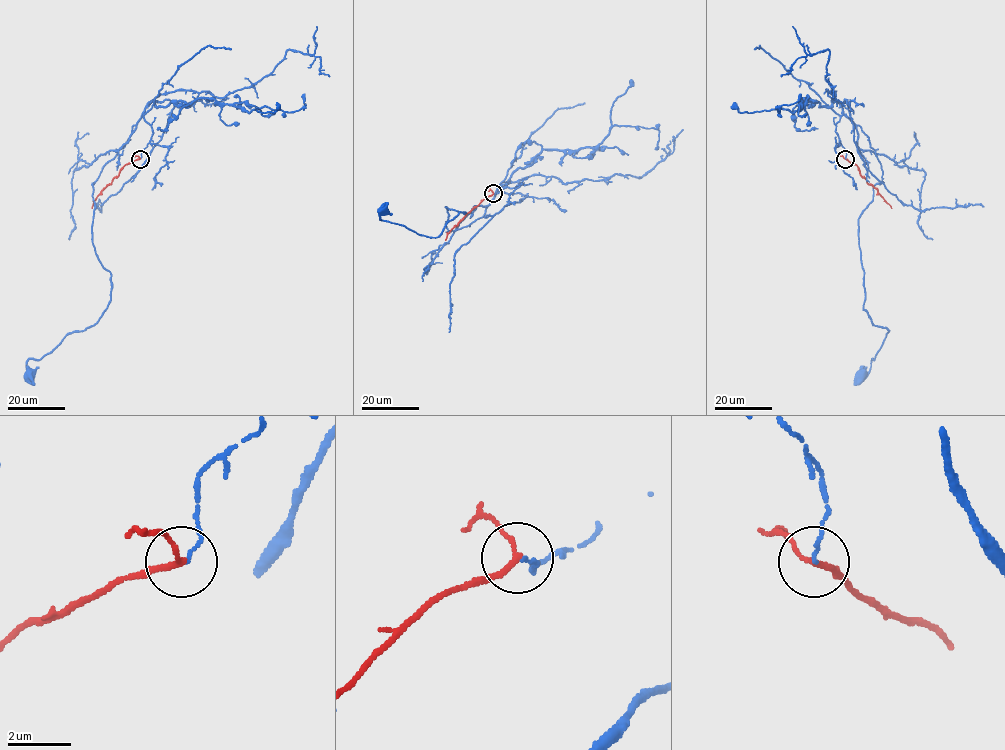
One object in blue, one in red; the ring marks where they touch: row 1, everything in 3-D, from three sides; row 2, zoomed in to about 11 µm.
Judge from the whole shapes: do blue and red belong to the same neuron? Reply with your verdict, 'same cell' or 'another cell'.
another cell

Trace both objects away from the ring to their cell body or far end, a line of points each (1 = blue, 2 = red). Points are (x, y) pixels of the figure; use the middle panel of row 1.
1: (493, 194), (506, 184), (482, 217), (455, 231), (446, 207), (465, 212), (437, 237), (383, 221), (383, 209)
2: (493, 194), (467, 214), (445, 240)

